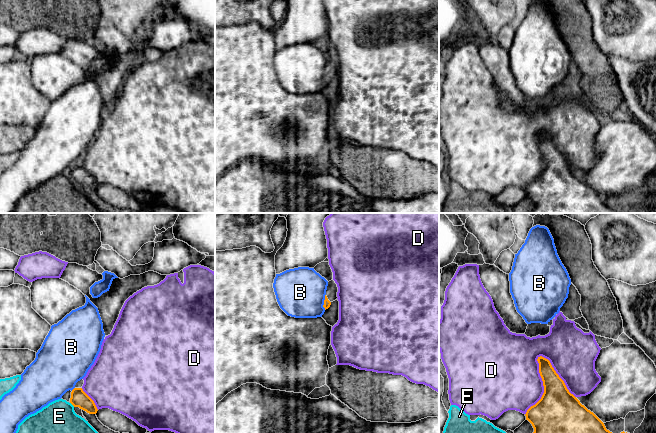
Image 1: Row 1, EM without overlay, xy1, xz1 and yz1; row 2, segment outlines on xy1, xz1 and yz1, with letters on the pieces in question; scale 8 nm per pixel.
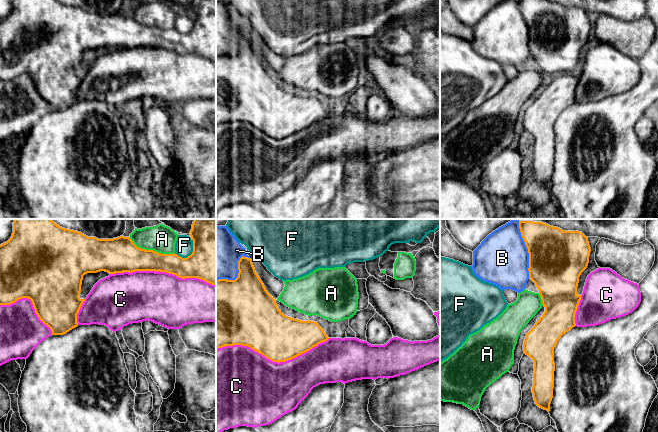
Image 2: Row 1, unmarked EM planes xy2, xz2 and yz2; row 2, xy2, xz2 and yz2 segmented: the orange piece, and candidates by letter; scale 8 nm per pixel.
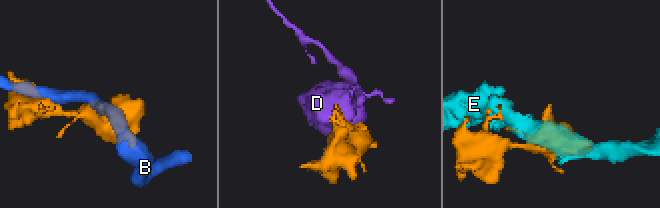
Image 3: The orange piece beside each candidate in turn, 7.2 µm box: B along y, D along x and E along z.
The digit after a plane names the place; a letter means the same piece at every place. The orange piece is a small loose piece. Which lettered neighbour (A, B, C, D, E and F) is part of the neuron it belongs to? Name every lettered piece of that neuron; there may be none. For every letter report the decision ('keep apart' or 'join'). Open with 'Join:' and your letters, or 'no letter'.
Join: no letter
A: keep apart
B: keep apart
C: keep apart
D: keep apart
E: keep apart
F: keep apart

